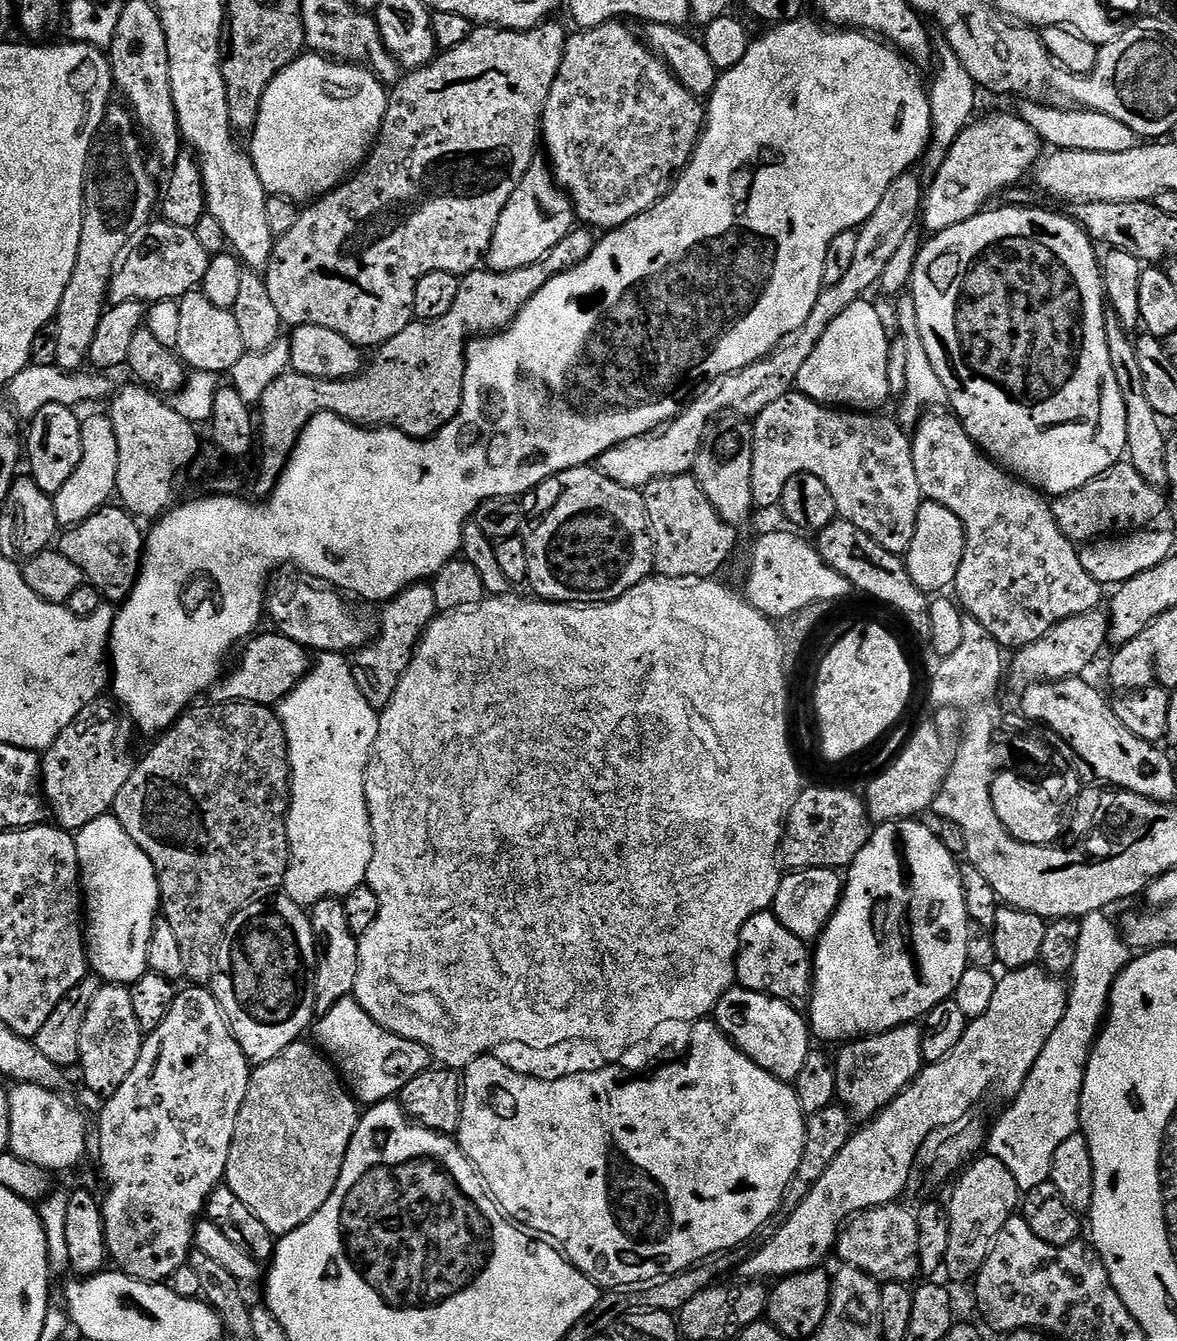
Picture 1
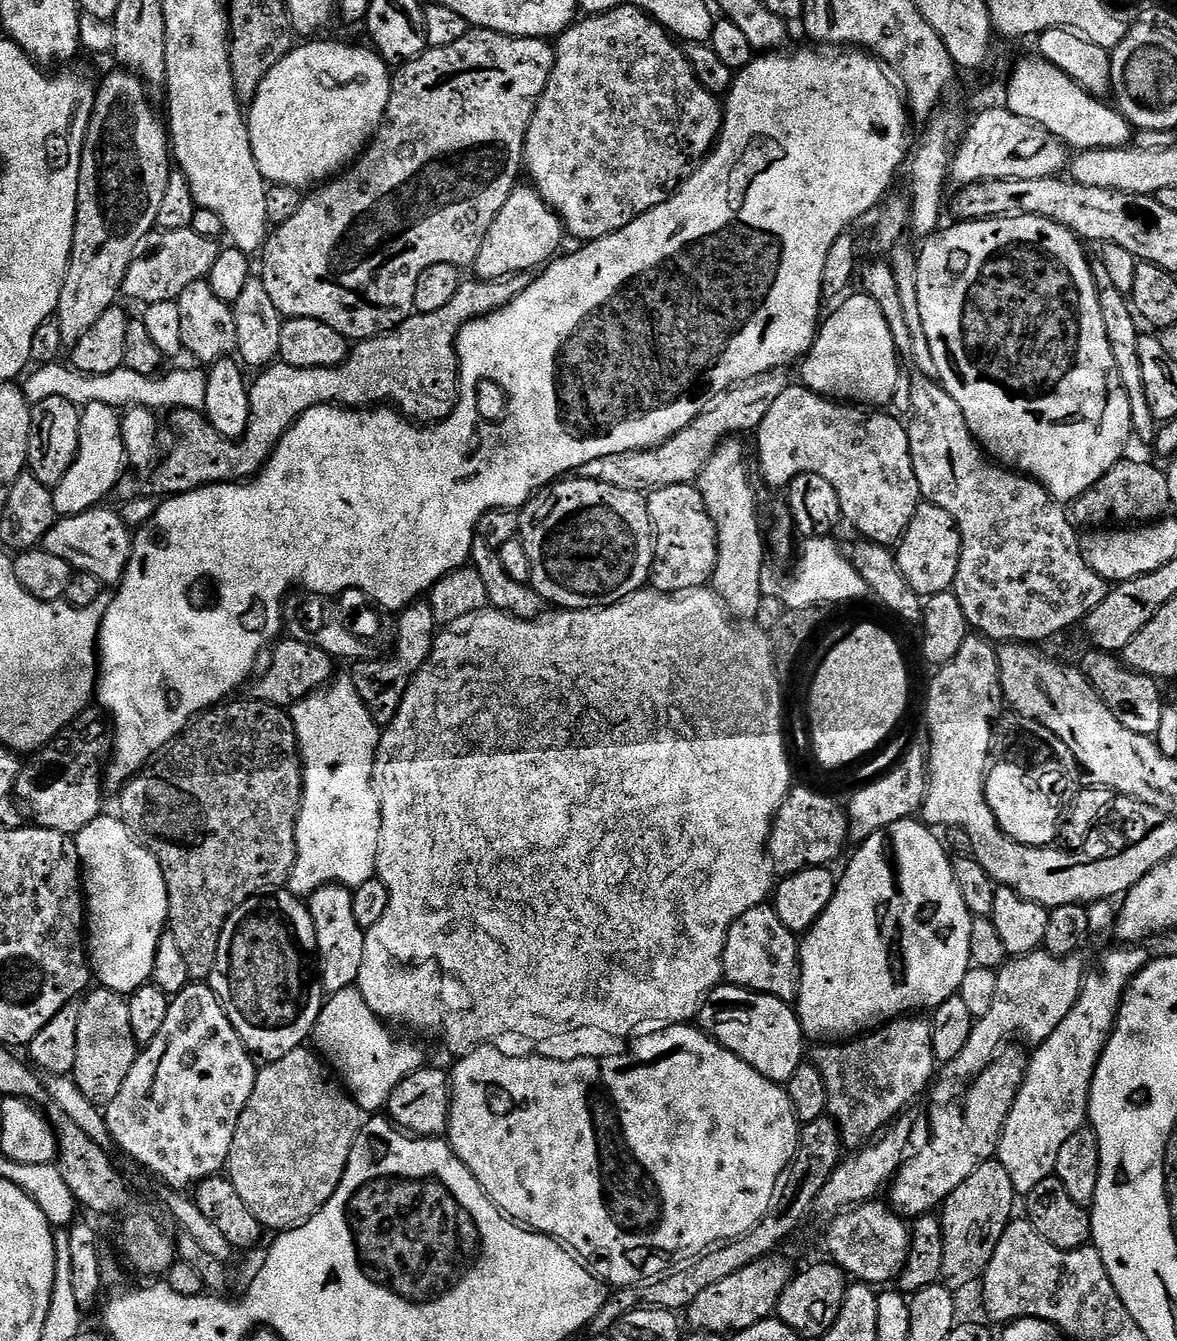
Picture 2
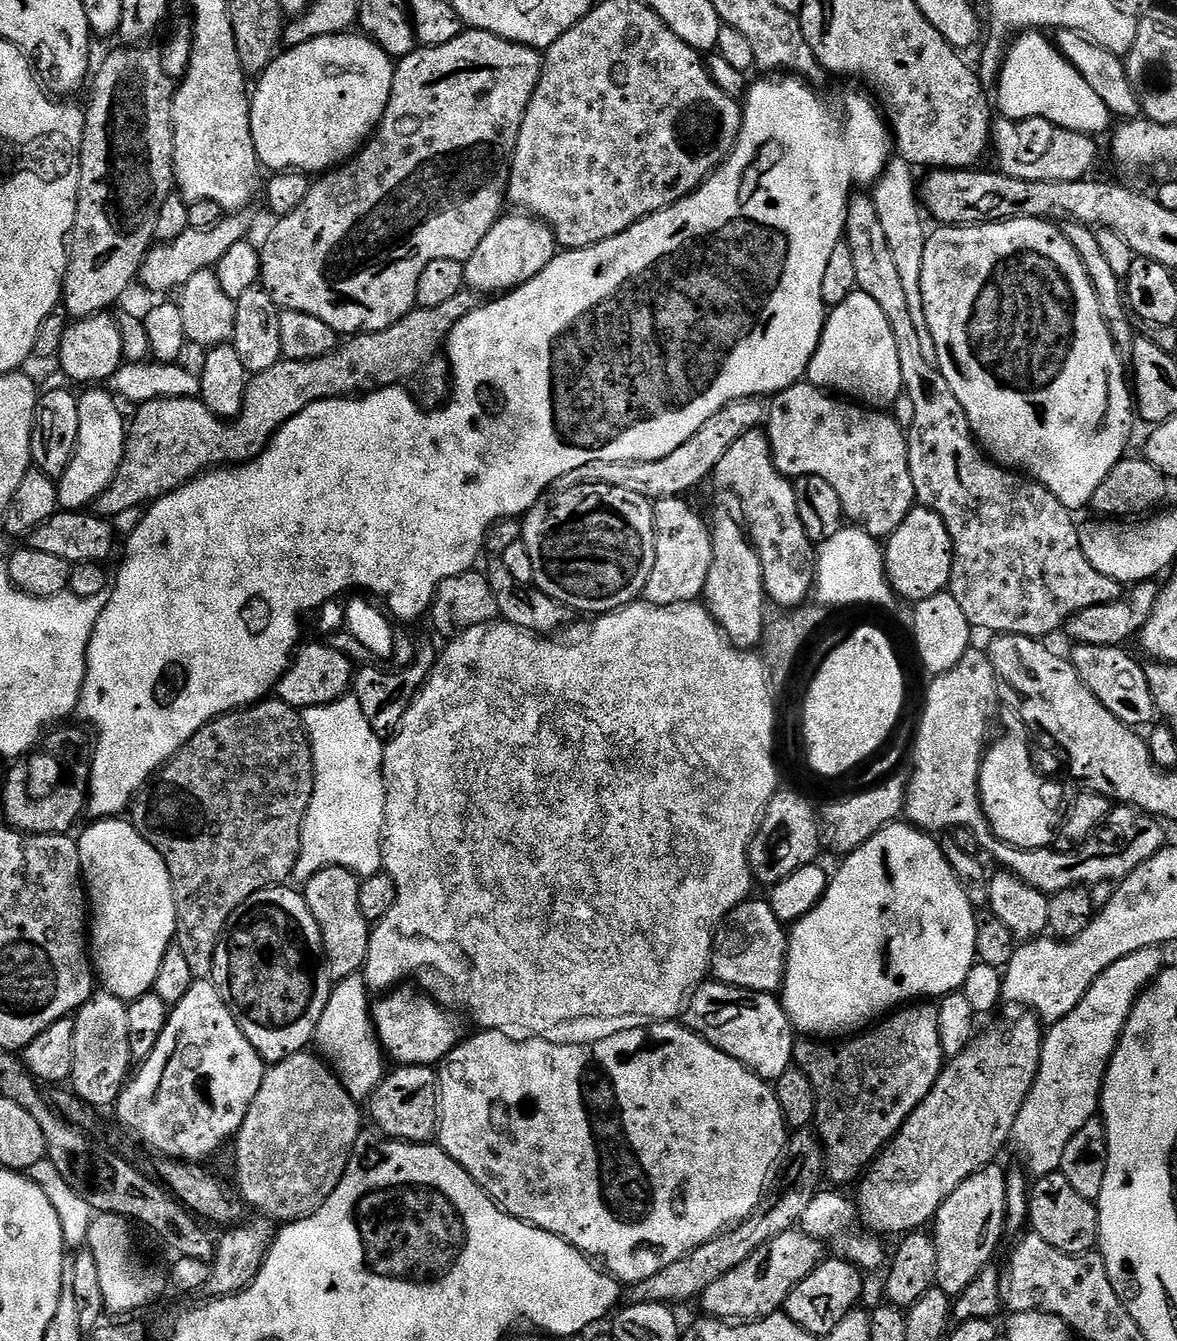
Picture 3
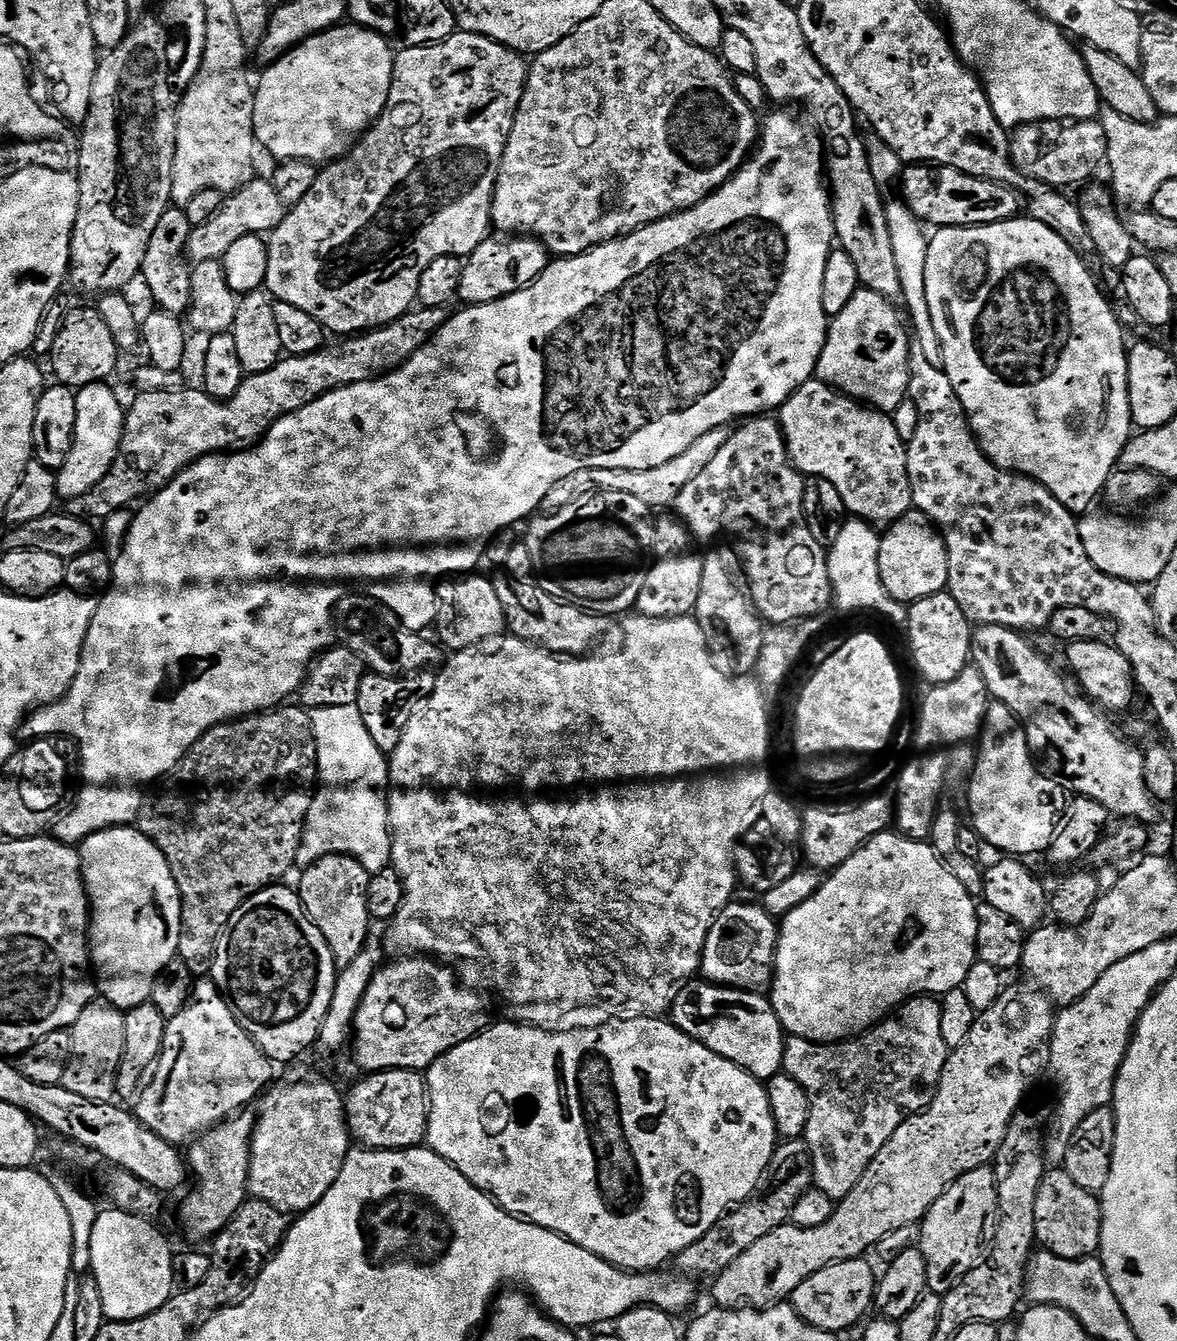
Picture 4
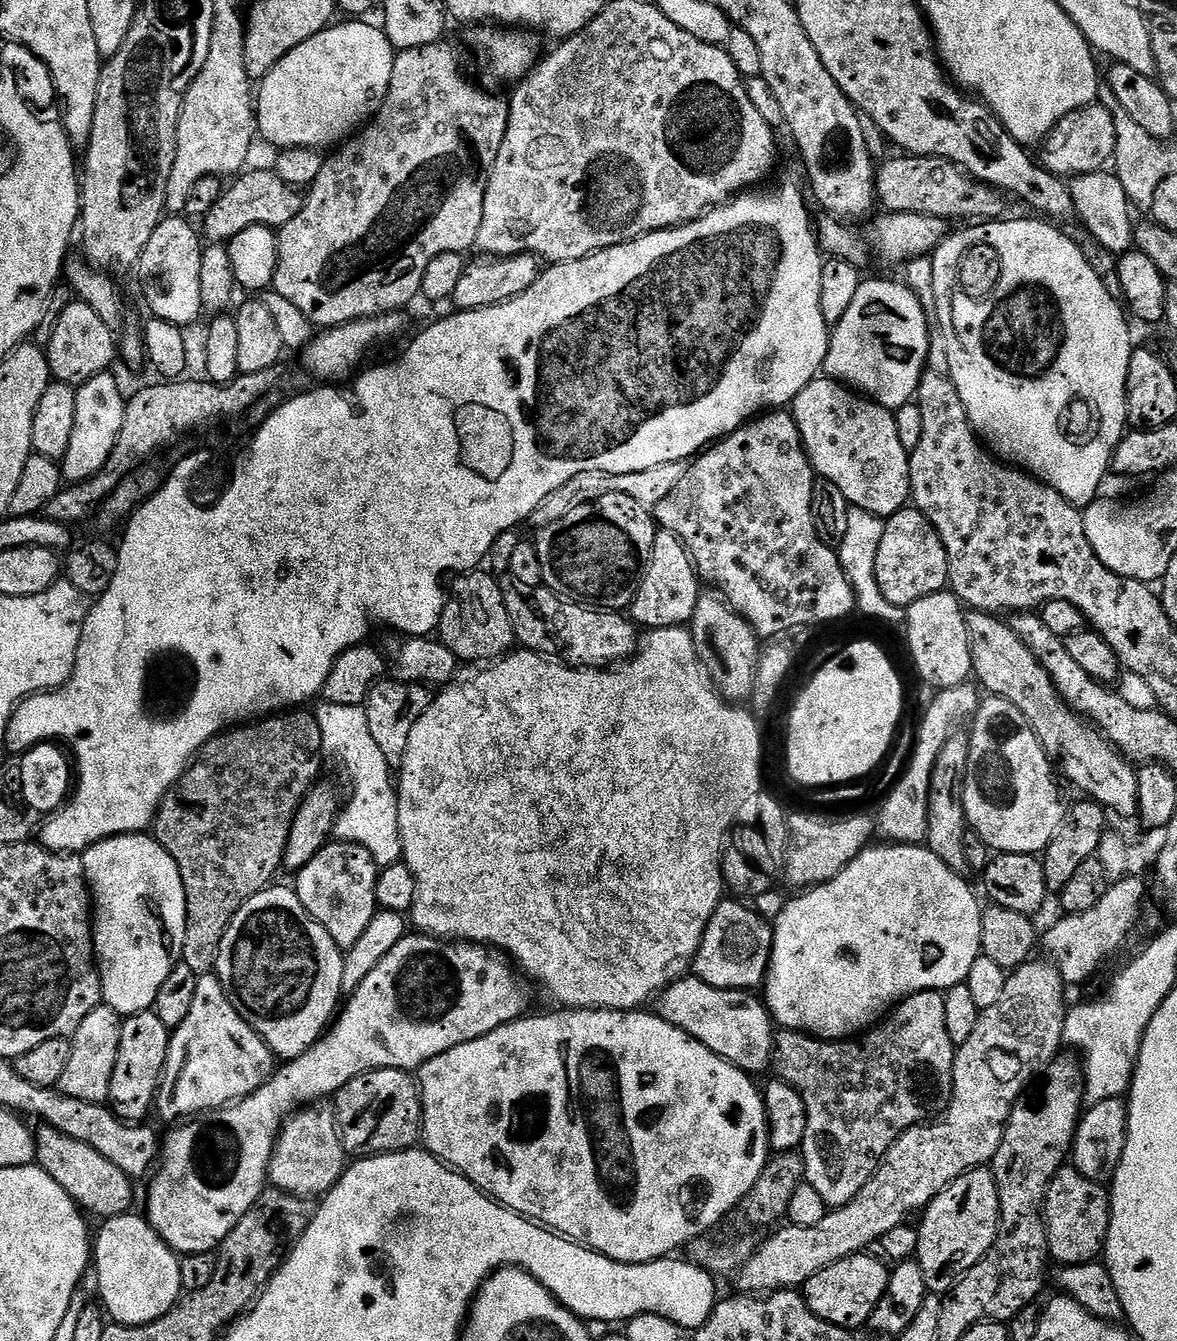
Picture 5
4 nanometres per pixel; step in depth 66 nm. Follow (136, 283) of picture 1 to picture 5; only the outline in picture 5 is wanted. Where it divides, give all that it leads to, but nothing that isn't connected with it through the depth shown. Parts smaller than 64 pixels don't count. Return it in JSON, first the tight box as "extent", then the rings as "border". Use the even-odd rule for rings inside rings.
{"extent":[202,170,304,241],"border":[[[274,170],[247,172],[237,175],[225,187],[222,198],[218,198],[218,202],[214,202],[214,210],[210,210],[210,214],[203,216],[202,232],[209,241],[233,240],[238,234],[242,234],[242,230],[246,230],[250,226],[266,226],[278,230],[283,224],[290,222],[290,218],[294,218],[294,214],[298,214],[298,210],[302,210],[304,196],[297,189],[282,182],[282,178]]]}

